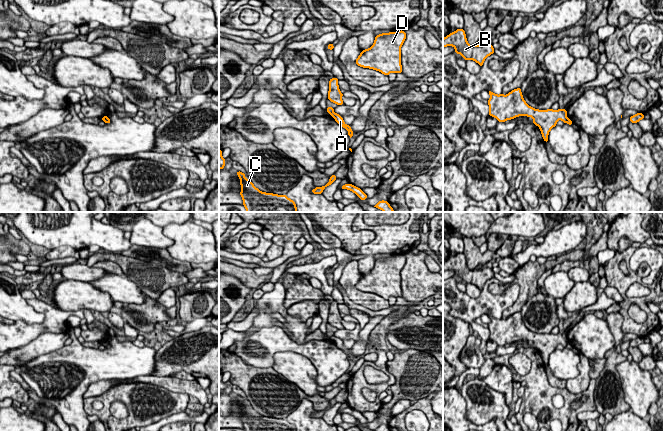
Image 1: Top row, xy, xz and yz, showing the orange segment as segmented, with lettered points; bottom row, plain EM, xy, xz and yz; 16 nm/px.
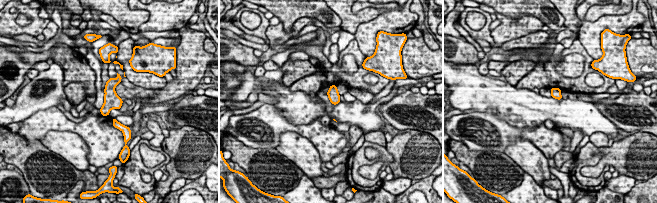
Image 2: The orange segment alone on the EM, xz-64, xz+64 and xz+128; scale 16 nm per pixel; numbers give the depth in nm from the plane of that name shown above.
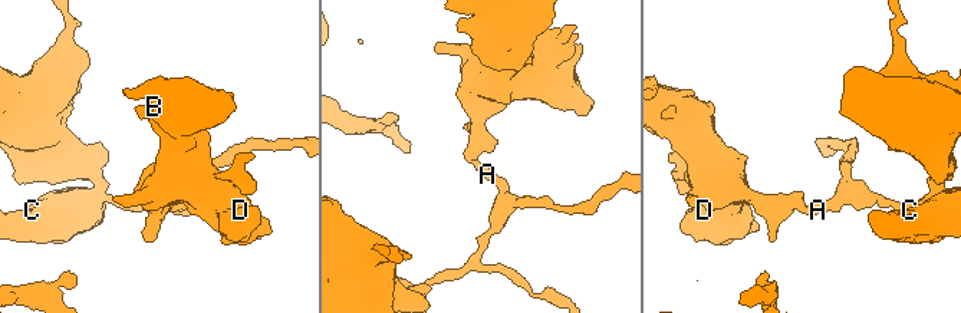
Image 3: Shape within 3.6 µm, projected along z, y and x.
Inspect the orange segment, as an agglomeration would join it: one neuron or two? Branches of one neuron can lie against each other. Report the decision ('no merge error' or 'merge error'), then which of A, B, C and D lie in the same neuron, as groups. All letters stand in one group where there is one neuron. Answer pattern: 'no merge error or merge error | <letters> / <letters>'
merge error | A C / B D

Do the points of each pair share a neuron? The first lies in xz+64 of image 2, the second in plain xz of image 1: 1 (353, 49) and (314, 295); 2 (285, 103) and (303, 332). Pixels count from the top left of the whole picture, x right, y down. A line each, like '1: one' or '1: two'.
1: two
2: one

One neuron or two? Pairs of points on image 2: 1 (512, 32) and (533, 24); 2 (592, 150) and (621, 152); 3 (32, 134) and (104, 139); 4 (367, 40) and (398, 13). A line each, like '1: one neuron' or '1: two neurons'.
1: one neuron
2: two neurons
3: one neuron
4: one neuron

